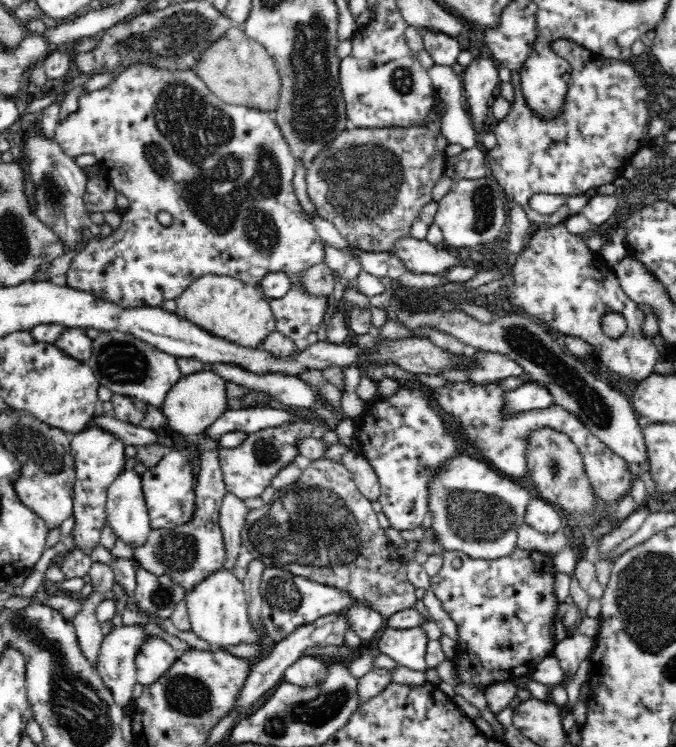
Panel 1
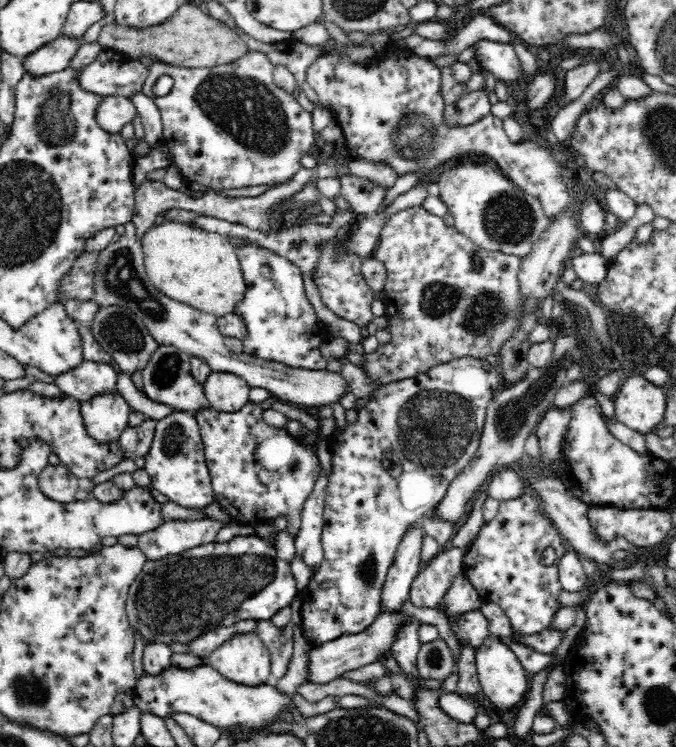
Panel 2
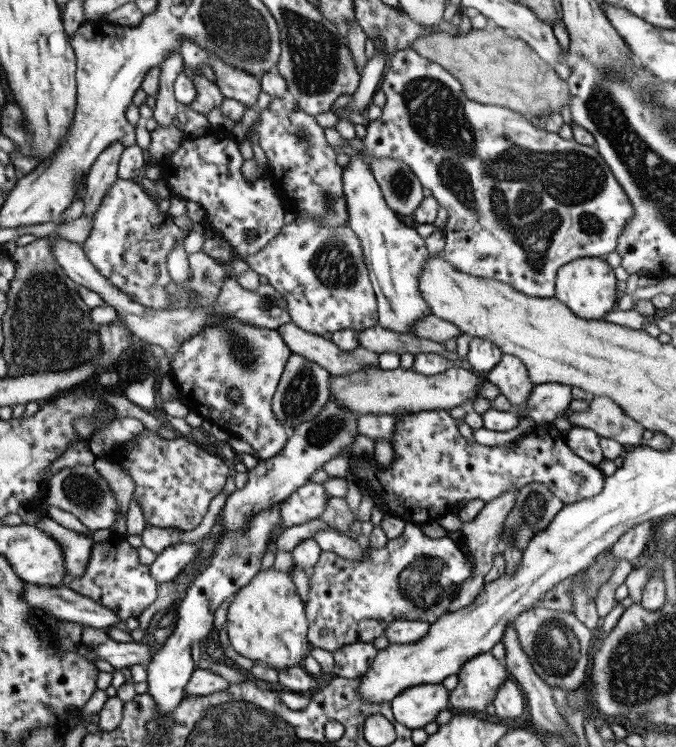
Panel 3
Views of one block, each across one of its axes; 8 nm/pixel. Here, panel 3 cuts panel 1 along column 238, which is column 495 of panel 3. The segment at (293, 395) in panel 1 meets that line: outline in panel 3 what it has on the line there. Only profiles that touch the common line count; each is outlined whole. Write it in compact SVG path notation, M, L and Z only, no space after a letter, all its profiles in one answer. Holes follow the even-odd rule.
M504 354L500 362L487 374L486 380L500 389L512 404L512 410L526 415L526 404L533 384L526 365L516 356Z

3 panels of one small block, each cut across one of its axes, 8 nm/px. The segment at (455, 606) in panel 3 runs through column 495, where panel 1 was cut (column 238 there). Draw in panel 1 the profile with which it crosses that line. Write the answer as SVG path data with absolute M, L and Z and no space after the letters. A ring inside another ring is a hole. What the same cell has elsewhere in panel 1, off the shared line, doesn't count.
M231 493L222 498L220 506L219 525L224 533L223 539L226 543L226 564L223 568L232 570L238 560L240 551L244 548L242 543L242 529L247 526L246 516L248 507L244 501L234 497Z

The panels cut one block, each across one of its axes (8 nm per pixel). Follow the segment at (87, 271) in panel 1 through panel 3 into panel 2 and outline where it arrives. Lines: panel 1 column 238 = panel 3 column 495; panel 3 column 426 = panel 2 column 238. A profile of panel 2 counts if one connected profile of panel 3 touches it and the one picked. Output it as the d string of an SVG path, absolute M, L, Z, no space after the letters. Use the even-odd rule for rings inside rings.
M249 50L248 54L244 54L242 58L238 58L235 62L216 67L190 69L172 66L160 61L152 62L148 66L149 74L146 83L142 87L142 93L150 98L159 108L163 122L163 138L161 144L169 149L171 164L178 169L180 176L185 182L197 182L198 184L202 184L202 186L210 188L212 191L228 190L229 188L246 188L246 186L277 187L284 184L287 180L290 180L300 170L300 158L304 154L310 153L314 148L314 144L316 144L311 113L302 108L298 101L296 101L296 97L292 91L286 91L286 89L275 83L273 80L273 70L274 65L270 63L270 59L265 54L252 50ZM161 76L170 76L174 80L174 86L172 86L170 92L165 96L157 96L152 91L152 86Z

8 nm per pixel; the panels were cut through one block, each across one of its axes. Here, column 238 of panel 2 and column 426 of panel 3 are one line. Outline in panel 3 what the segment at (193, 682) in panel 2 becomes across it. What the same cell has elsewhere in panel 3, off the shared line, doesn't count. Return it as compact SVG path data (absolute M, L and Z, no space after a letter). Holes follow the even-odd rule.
M442 683L438 684L418 684L404 690L398 697L392 699L389 703L393 710L395 720L404 726L407 726L411 731L416 728L423 728L429 722L435 720L441 710L448 708L450 691L446 690Z

